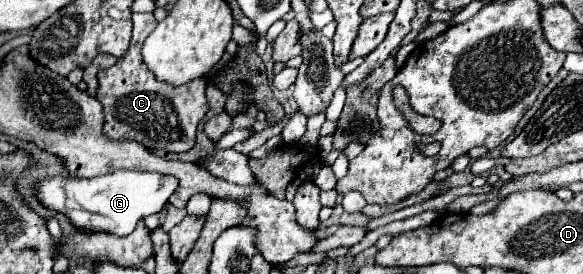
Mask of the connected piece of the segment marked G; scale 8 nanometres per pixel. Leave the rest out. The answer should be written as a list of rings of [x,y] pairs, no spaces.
[[[114,171],[102,177],[52,177],[40,183],[38,199],[42,205],[62,211],[70,217],[74,227],[84,231],[106,231],[114,235],[128,235],[136,223],[152,213],[162,211],[178,183],[172,175],[144,173],[144,171]]]

